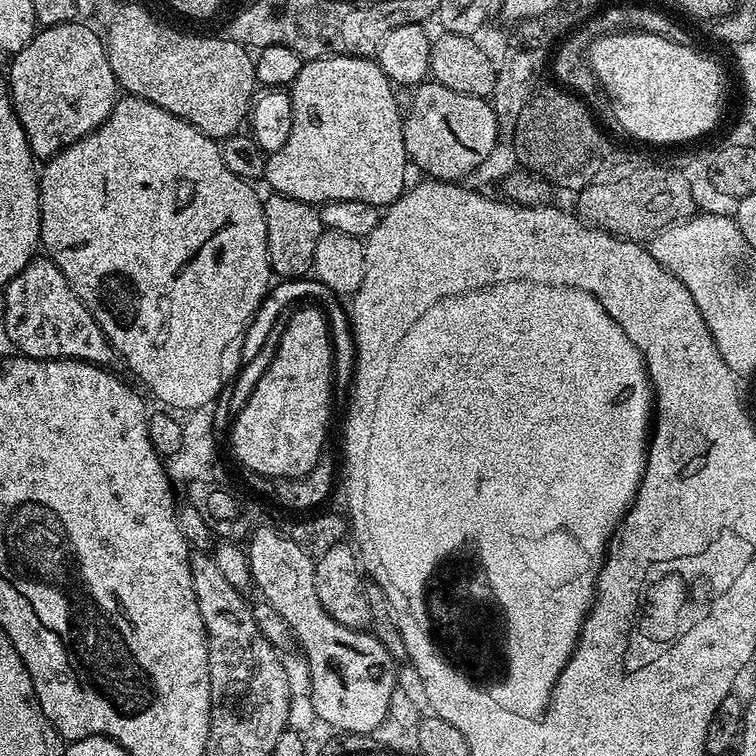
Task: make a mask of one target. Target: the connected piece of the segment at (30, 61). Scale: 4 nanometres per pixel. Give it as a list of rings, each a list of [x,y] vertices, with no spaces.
[[[69,22],[41,27],[36,37],[21,52],[11,57],[12,65],[6,73],[8,91],[12,94],[18,122],[28,136],[32,155],[37,158],[54,157],[83,136],[91,134],[112,113],[112,107],[118,99],[118,85],[114,70],[110,70],[105,41],[101,33],[99,36],[94,29],[84,24],[87,23]]]

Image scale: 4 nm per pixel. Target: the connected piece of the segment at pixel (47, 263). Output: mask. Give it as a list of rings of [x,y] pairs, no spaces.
[[[33,258],[2,290],[6,294],[4,332],[19,355],[39,360],[85,360],[101,366],[117,363],[116,349],[52,260]]]

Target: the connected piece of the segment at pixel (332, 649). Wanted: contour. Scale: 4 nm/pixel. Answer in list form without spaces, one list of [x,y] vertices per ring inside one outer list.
[[[270,526],[257,527],[246,543],[249,570],[255,591],[270,605],[278,610],[278,614],[288,623],[288,629],[294,640],[300,643],[303,659],[308,666],[308,684],[312,688],[312,708],[316,716],[324,724],[337,728],[337,733],[372,728],[377,720],[384,715],[384,708],[394,694],[398,683],[397,657],[371,631],[359,632],[350,626],[342,626],[342,622],[334,622],[326,610],[322,610],[322,602],[318,602],[318,590],[314,586],[314,570],[316,562],[313,553],[309,552],[288,534],[279,532]]]

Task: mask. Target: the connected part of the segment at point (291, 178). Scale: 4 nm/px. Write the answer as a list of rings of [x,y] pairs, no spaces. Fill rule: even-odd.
[[[320,56],[317,60],[304,60],[302,70],[298,70],[298,78],[290,86],[292,105],[294,106],[294,122],[290,126],[290,138],[286,138],[282,150],[271,153],[266,162],[263,179],[268,180],[271,191],[278,196],[289,196],[313,206],[319,206],[331,200],[349,200],[350,202],[370,202],[377,206],[392,204],[406,190],[404,179],[408,176],[410,161],[406,142],[404,141],[404,116],[398,110],[398,102],[394,102],[393,83],[375,59],[363,56]]]

